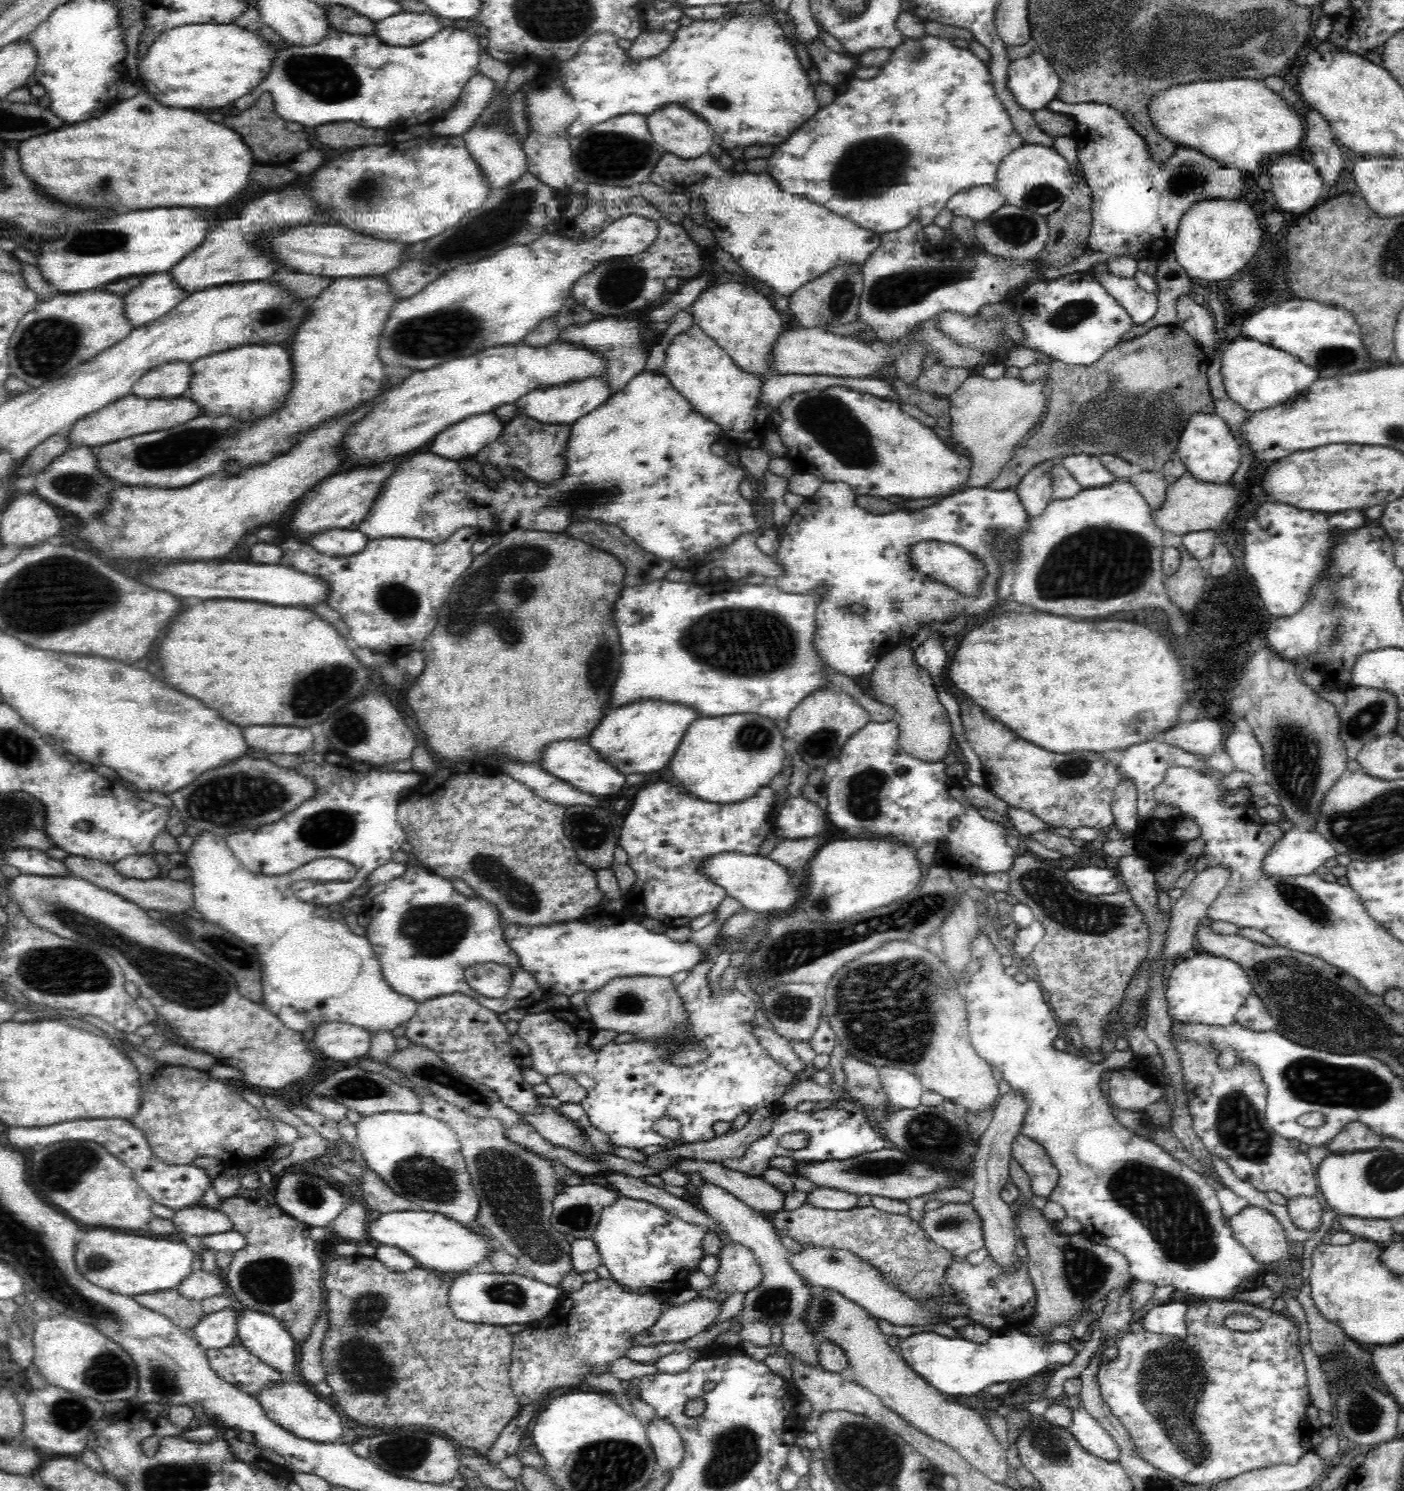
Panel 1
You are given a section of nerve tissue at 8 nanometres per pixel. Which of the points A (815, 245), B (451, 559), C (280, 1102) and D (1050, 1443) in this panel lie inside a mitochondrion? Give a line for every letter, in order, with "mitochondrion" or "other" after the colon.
A: other
B: other
C: other
D: mitochondrion

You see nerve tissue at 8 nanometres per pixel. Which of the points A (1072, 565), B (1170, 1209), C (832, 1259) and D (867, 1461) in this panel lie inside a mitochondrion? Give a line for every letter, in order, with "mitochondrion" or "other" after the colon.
A: mitochondrion
B: mitochondrion
C: mitochondrion
D: mitochondrion

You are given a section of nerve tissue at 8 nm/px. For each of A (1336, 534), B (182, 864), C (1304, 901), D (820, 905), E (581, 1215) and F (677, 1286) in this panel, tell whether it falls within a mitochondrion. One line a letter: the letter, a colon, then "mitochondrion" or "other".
A: other
B: other
C: mitochondrion
D: mitochondrion
E: mitochondrion
F: other

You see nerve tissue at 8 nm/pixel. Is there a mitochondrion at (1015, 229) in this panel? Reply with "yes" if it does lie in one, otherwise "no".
yes

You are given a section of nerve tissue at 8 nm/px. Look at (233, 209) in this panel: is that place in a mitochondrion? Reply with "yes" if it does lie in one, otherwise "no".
no

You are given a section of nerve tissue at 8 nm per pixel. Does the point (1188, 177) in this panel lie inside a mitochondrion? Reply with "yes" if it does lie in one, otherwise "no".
yes

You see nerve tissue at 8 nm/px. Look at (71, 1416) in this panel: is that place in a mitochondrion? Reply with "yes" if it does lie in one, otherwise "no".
yes

